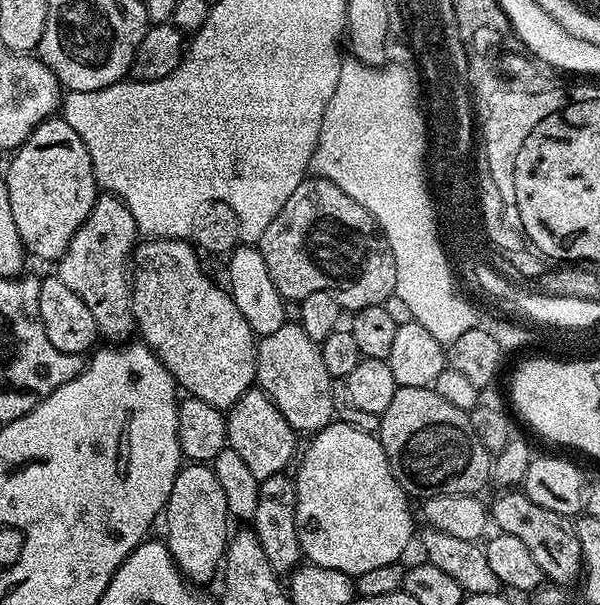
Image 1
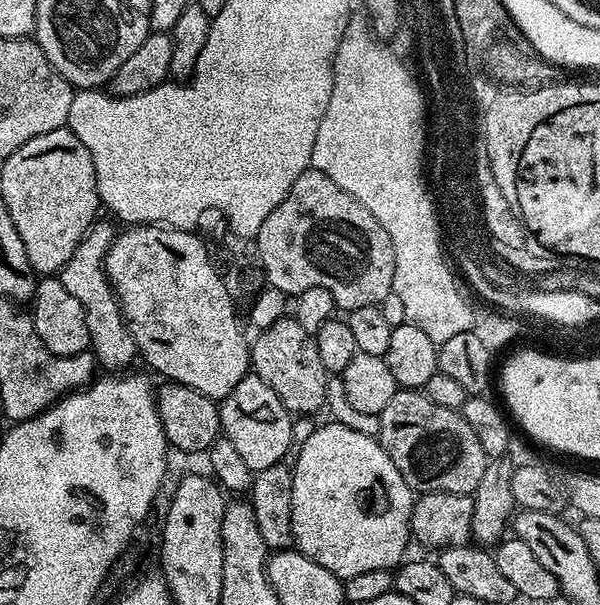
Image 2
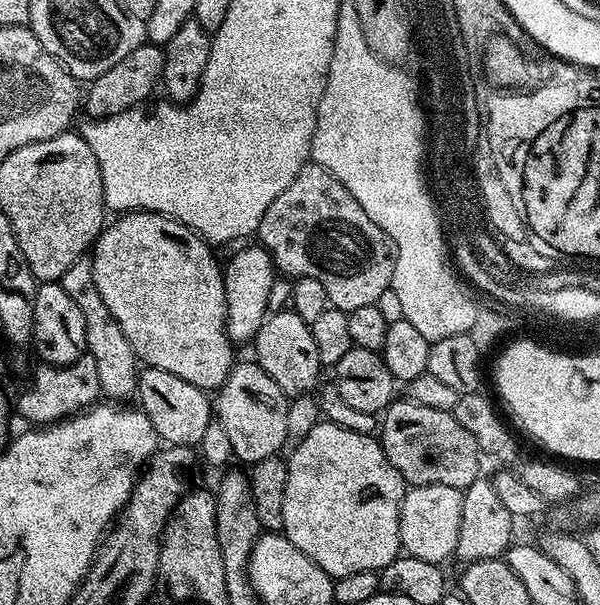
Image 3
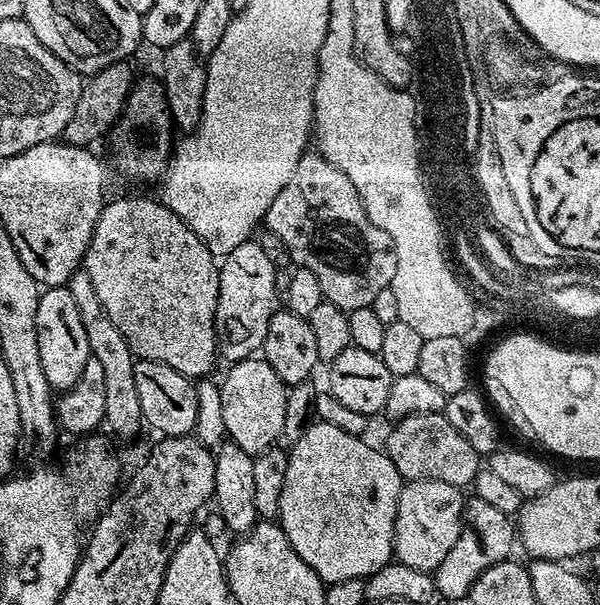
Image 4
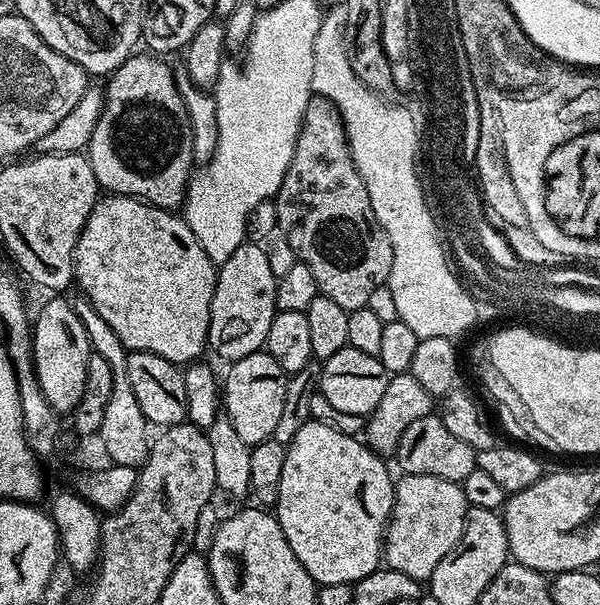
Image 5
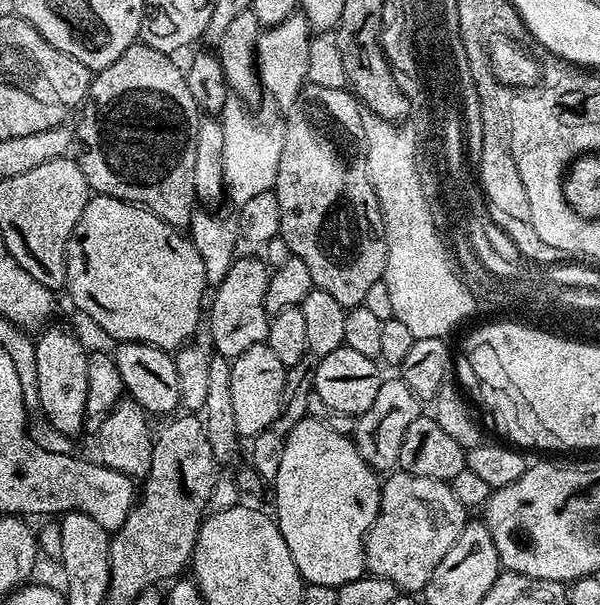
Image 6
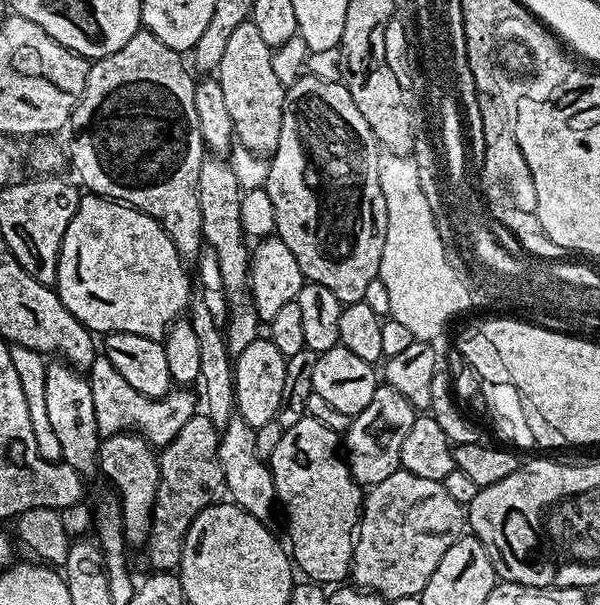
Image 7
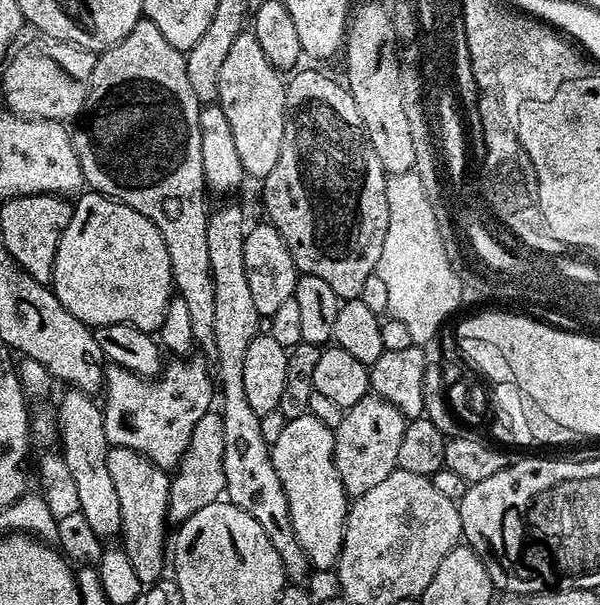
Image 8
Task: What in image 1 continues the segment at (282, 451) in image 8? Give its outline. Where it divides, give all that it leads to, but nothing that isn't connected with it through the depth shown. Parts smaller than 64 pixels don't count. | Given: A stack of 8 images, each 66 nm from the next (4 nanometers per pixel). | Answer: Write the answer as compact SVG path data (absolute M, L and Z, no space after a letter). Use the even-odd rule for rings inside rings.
M333 422L321 428L309 440L312 441L309 442L308 449L304 453L302 452L302 470L294 478L297 494L298 542L300 543L303 559L309 564L317 564L330 570L342 570L353 578L366 574L366 570L374 570L378 566L397 563L401 559L400 555L407 550L408 543L411 540L413 543L414 540L414 532L412 536L412 508L408 505L410 503L408 493L404 491L403 486L394 478L394 474L390 470L390 462L386 458L384 448L379 439L373 433L354 430L354 426L349 424Z

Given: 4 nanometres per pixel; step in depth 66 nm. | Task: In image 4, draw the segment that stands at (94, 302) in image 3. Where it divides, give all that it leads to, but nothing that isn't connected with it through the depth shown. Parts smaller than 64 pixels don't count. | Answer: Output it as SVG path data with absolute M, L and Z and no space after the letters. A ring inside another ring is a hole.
M75 272L66 287L74 294L74 306L78 306L78 318L82 318L82 326L86 326L86 342L90 342L90 350L98 363L102 365L106 385L106 414L104 424L120 440L132 440L139 434L144 424L142 406L138 406L138 386L134 383L134 366L136 357L132 355L126 338L122 338L122 330L110 322L106 310L102 310L102 302L98 302L98 294L94 294L94 286L90 282L90 274Z

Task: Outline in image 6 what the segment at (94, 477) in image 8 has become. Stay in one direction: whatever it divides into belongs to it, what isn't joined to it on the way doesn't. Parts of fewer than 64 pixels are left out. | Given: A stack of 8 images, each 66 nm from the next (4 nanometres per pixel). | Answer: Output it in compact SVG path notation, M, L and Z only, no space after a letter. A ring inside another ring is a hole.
M51 328L41 331L35 337L40 412L54 426L54 430L62 430L62 434L76 438L79 437L79 432L85 431L89 353L84 352L74 333L67 332L64 328Z

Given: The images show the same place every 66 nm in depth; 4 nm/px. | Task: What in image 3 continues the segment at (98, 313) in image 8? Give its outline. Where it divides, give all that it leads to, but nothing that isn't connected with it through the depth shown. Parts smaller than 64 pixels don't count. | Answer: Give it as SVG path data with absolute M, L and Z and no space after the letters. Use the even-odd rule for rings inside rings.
M126 212L115 219L101 231L90 249L94 286L98 286L102 302L106 302L106 310L114 314L114 322L122 326L122 334L126 334L126 342L130 342L137 361L167 370L199 388L219 390L234 363L234 343L227 334L224 274L221 265L216 265L212 253L215 251L204 237L185 224L157 212Z

